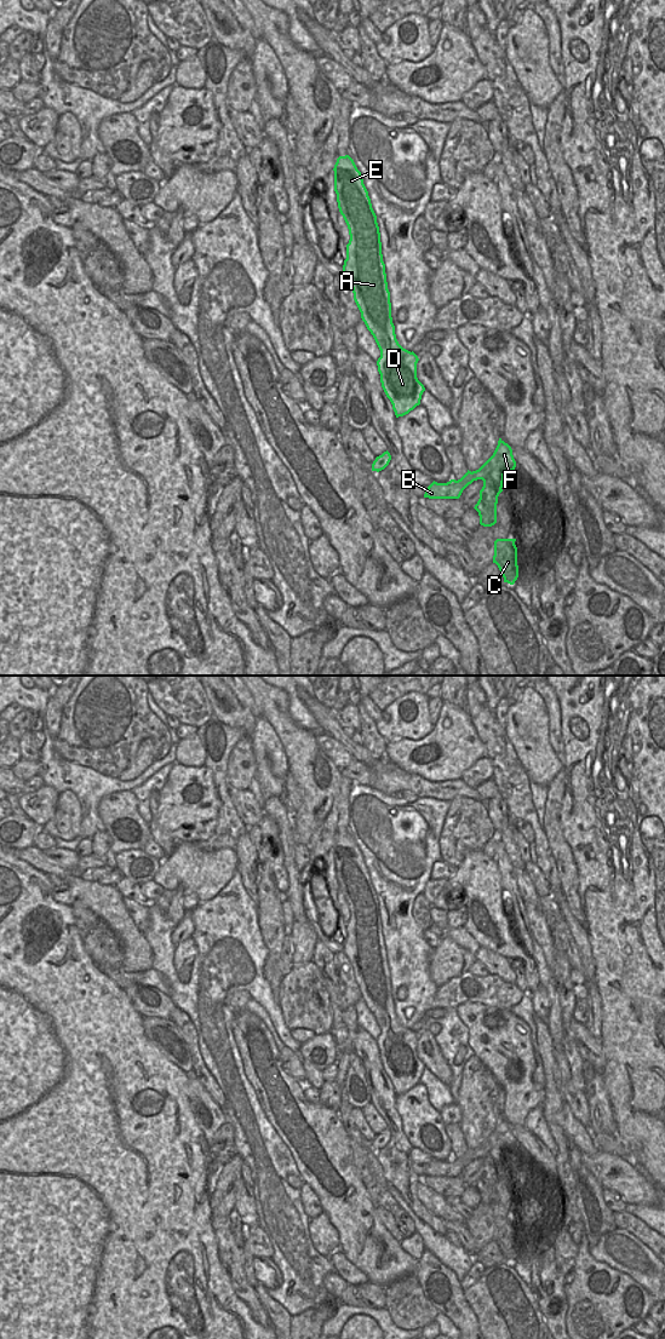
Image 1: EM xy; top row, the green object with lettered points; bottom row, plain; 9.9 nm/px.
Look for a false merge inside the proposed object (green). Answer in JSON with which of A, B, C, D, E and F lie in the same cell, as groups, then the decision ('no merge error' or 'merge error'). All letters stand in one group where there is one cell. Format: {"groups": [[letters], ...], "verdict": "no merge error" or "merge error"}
{"groups": [["A", "B", "D", "E"], ["C", "F"]], "verdict": "merge error"}

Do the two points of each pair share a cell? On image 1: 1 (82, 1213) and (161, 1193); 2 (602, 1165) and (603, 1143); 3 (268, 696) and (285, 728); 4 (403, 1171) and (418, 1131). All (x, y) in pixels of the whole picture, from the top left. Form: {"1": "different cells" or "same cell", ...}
{"1": "same cell", "2": "different cells", "3": "same cell", "4": "different cells"}

